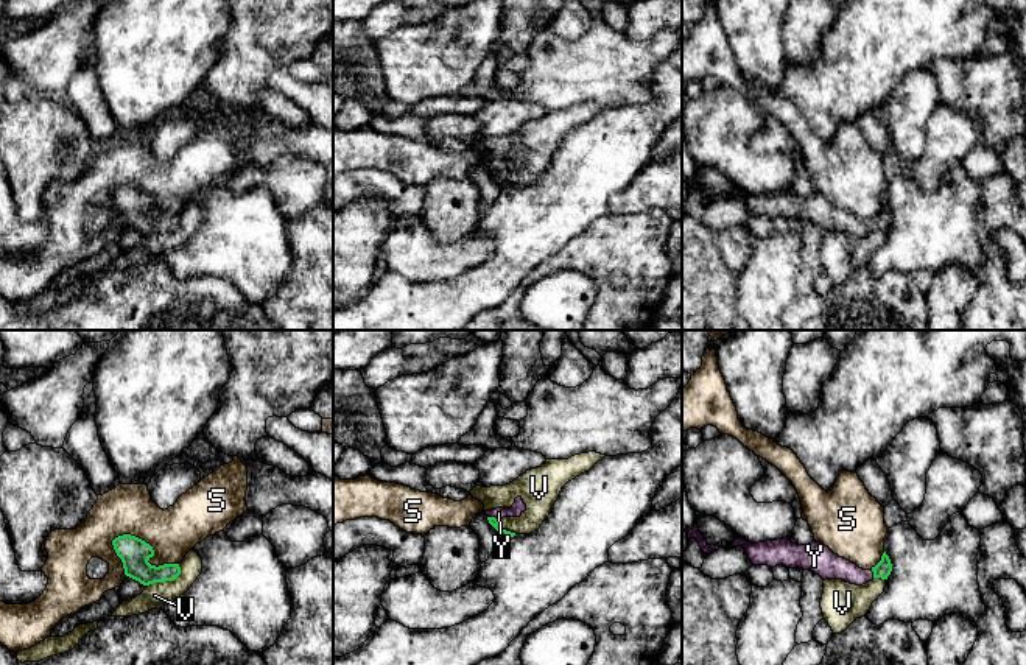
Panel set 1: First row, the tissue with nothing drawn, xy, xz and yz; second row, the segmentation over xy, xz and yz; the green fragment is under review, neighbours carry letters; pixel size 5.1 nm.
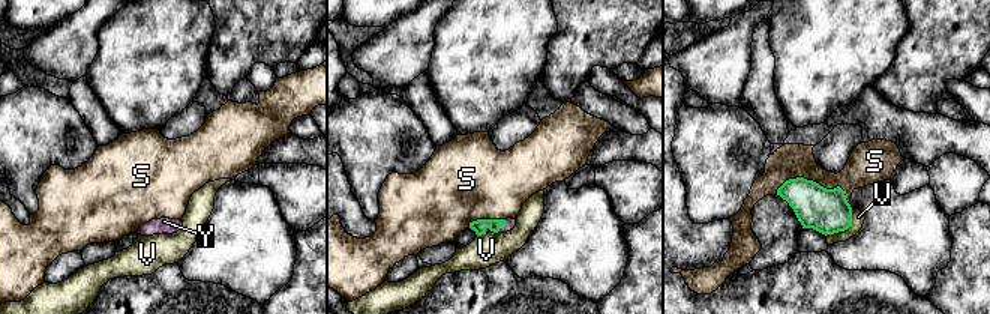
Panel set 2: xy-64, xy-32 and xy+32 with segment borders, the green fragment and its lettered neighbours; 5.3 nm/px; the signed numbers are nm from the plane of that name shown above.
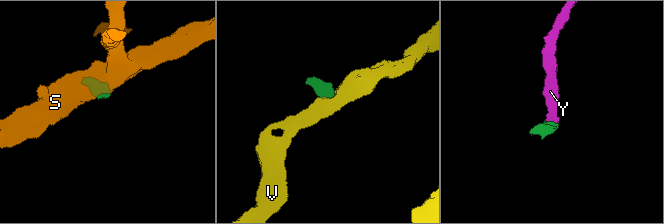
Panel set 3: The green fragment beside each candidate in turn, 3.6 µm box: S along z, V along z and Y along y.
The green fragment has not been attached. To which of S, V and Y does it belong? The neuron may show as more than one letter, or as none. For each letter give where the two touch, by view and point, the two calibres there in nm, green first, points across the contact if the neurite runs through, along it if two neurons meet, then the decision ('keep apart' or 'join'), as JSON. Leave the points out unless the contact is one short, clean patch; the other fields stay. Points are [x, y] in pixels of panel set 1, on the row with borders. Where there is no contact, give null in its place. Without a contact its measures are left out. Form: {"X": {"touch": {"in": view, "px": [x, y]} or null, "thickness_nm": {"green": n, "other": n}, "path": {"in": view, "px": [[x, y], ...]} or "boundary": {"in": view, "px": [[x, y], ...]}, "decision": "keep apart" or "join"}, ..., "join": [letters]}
{"S": {"touch": {"in": "xy", "px": [151, 548]}, "thickness_nm": {"green": 160, "other": 260}, "decision": "keep apart"}, "V": {"touch": {"in": "xy", "px": [167, 580]}, "thickness_nm": {"green": 160, "other": 130}, "boundary": {"in": "xy", "px": [[179, 564], [179, 573], [173, 580], [154, 581], [147, 586]]}, "decision": "keep apart"}, "Y": {"touch": {"in": "xz", "px": [494, 517]}, "thickness_nm": {"green": 50, "other": 70}, "path": {"in": "xz", "px": [[505, 534], [494, 517], [519, 506]]}, "decision": "join"}, "join": ["Y"]}

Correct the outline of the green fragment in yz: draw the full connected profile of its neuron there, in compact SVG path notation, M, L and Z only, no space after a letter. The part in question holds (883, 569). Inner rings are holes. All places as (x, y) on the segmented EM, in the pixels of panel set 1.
M738 537L732 545L743 547L754 565L768 565L774 568L783 564L788 568L811 570L825 579L842 579L850 584L863 586L873 578L887 579L892 564L886 551L881 561L870 570L863 570L856 564L839 558L828 547L813 540L808 545L792 544L788 537L752 544Z

